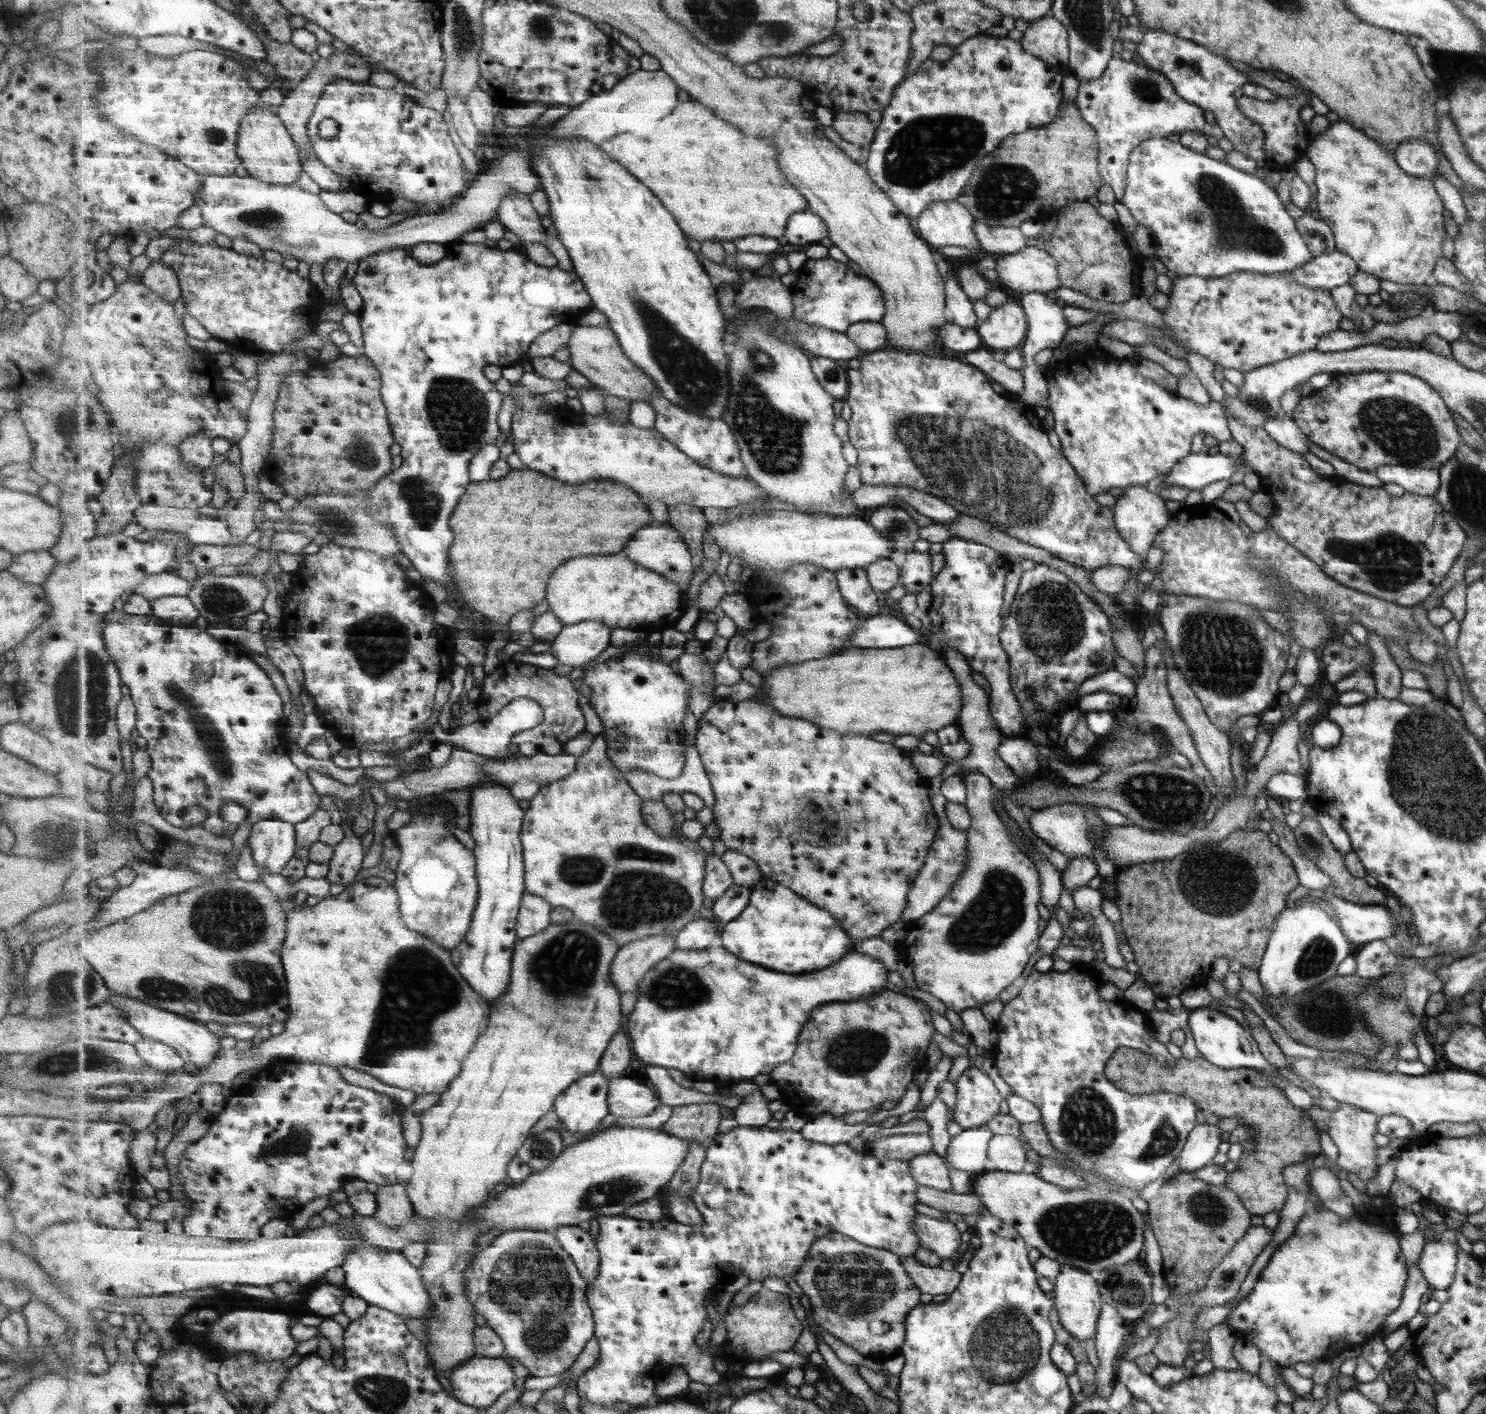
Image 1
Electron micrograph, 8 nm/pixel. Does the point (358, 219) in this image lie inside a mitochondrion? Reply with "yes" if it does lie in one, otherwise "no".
no

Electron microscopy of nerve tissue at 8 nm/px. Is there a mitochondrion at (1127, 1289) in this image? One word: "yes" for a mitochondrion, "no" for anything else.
yes

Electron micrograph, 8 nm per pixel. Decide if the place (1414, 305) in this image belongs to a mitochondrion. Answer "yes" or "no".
yes

